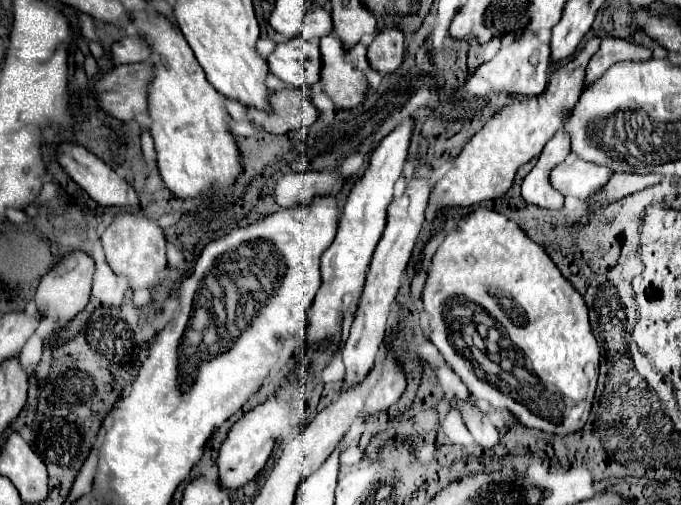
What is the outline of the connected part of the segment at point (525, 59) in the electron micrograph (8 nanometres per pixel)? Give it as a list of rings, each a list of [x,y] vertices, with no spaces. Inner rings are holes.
[[[527,31],[523,33],[521,39],[515,39],[513,35],[509,35],[501,51],[489,61],[489,65],[477,67],[475,75],[489,79],[493,91],[505,91],[507,95],[529,97],[529,95],[543,93],[547,85],[547,69],[549,69],[549,47],[539,43],[535,33]]]

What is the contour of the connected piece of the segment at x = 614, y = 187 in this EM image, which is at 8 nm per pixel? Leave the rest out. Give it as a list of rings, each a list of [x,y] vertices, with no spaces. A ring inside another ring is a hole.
[[[615,173],[603,191],[613,201],[613,199],[621,199],[625,195],[637,193],[645,187],[657,185],[657,183],[661,183],[661,179],[663,177],[659,177],[659,175],[647,175],[647,173],[643,173],[643,175],[639,175],[639,173]]]

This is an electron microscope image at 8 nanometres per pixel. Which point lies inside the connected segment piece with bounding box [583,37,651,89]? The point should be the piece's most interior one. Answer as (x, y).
(612, 51)

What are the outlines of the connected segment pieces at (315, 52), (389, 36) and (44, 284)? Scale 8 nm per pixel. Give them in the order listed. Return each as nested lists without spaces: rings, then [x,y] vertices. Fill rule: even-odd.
[[[295,37],[277,45],[267,59],[269,71],[291,87],[309,87],[319,81],[321,53],[317,41]]]
[[[383,29],[367,49],[369,63],[379,73],[395,73],[405,61],[405,35],[399,29]]]
[[[73,251],[67,257],[63,257],[39,283],[37,293],[35,293],[35,305],[37,305],[37,313],[41,317],[41,321],[49,319],[55,325],[63,327],[67,325],[77,313],[81,313],[85,309],[85,305],[89,303],[89,295],[91,295],[91,281],[93,281],[93,273],[95,273],[95,263],[89,255],[81,253],[81,251]]]

